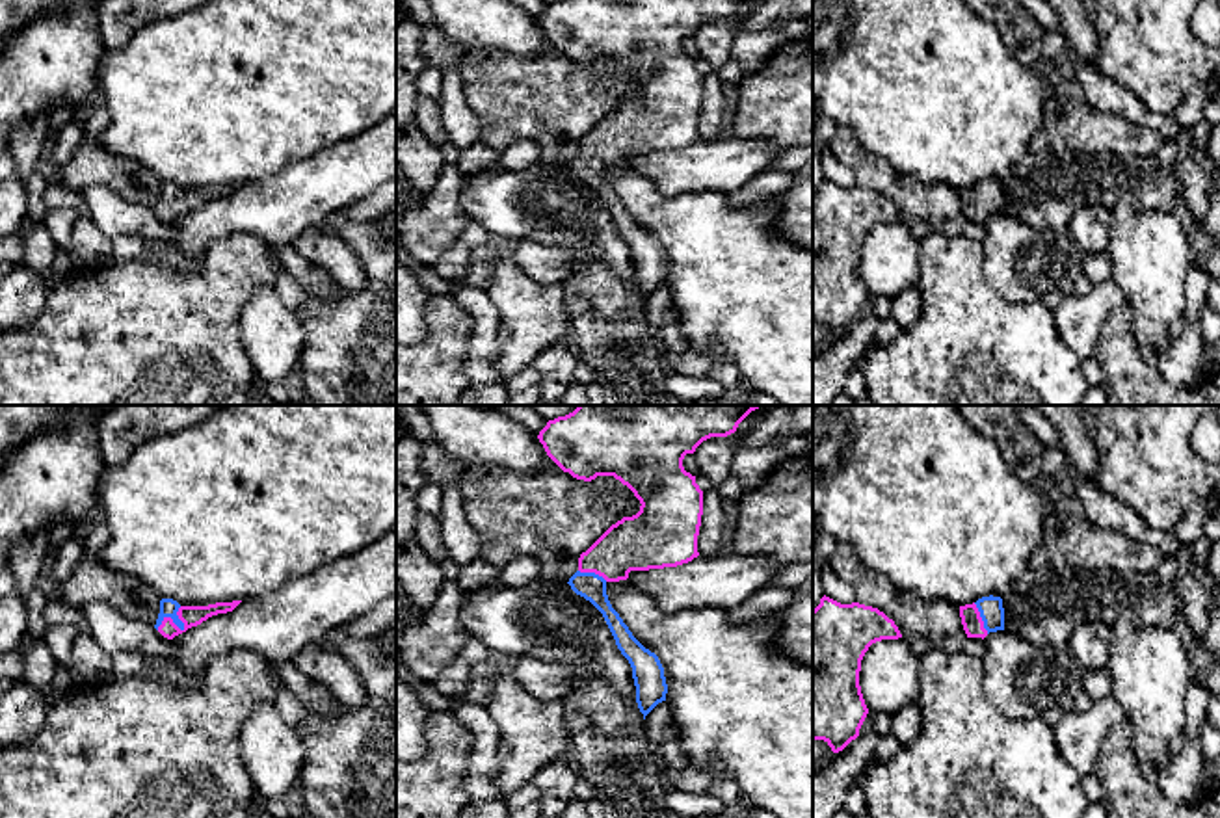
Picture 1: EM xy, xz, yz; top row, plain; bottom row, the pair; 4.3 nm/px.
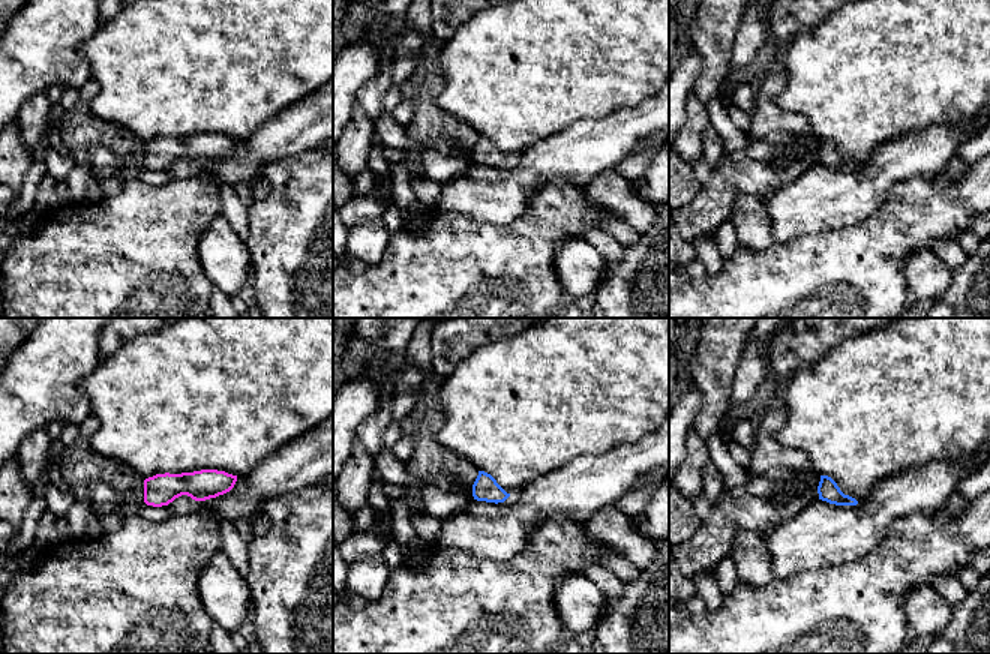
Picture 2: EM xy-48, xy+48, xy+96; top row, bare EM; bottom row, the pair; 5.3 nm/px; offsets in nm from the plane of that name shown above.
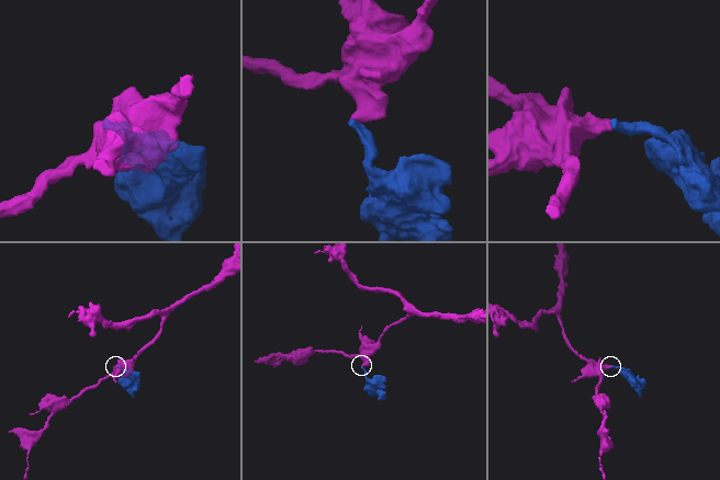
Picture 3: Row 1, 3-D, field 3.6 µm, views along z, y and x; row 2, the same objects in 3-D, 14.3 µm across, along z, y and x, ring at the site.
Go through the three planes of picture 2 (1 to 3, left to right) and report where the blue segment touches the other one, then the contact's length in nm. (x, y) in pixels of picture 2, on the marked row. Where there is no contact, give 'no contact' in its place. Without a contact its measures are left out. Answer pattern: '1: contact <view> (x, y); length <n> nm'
1: no contact
2: no contact
3: no contact

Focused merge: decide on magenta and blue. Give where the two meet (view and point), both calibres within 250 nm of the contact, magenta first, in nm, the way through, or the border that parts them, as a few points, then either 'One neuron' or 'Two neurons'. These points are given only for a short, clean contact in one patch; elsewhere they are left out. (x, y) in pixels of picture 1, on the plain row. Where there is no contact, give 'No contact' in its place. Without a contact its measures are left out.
Touches magenta at xy (177, 211). Thickness 90 nm (magenta) against 80 nm. Path across: xy (192, 199), (177, 211), (168, 190). One neuron

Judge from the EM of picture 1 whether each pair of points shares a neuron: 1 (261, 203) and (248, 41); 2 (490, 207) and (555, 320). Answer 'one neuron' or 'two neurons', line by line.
1: two neurons
2: two neurons

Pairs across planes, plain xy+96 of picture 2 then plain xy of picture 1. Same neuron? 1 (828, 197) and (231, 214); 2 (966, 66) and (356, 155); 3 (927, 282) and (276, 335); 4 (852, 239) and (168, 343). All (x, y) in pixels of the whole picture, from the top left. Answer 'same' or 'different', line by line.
1: same
2: different
3: same
4: same

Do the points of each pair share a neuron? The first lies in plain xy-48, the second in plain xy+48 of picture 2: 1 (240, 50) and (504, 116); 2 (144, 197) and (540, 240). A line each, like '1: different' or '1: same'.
1: same
2: same

